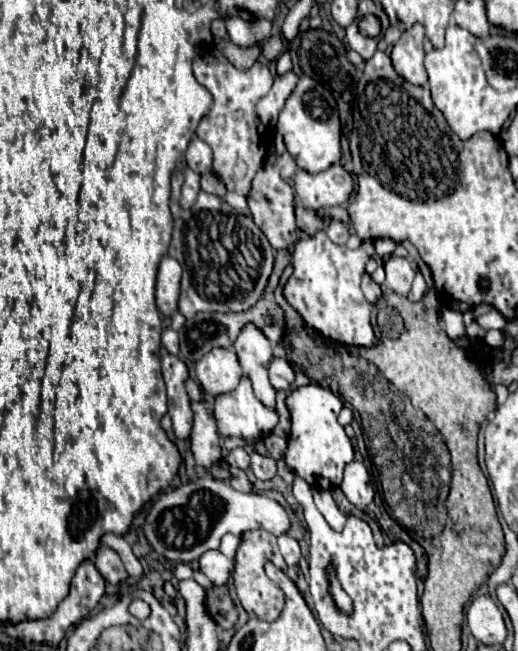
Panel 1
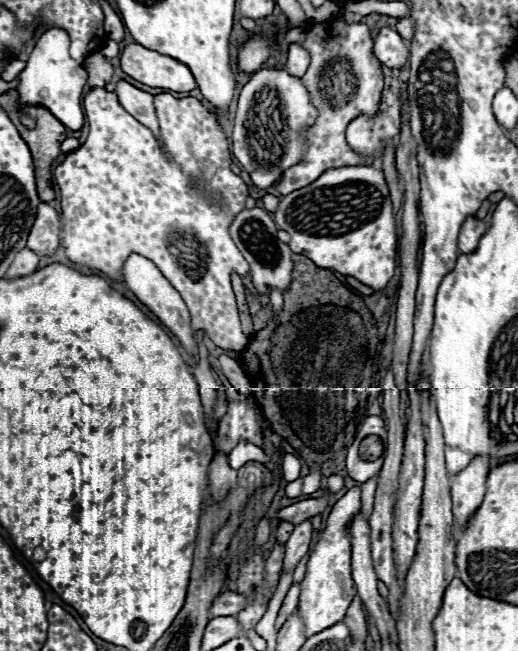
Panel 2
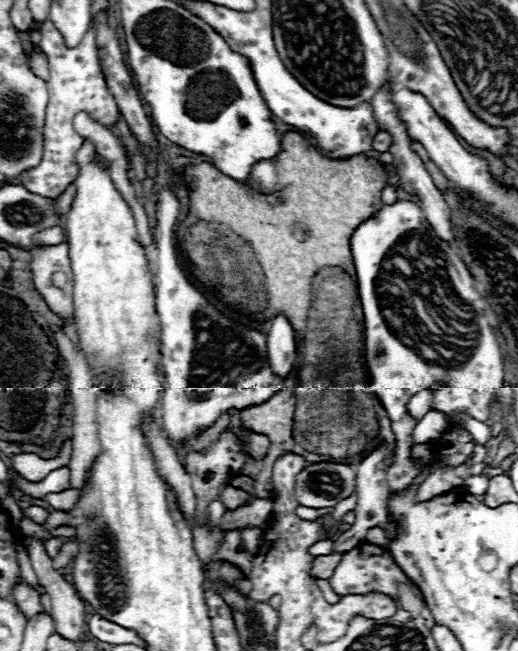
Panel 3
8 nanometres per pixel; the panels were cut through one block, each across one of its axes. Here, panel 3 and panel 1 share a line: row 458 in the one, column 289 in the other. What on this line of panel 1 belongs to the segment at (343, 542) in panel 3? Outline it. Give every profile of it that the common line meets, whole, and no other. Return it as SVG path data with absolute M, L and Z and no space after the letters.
M274 358L270 364L270 382L276 390L290 390L294 382L294 368L286 358Z

